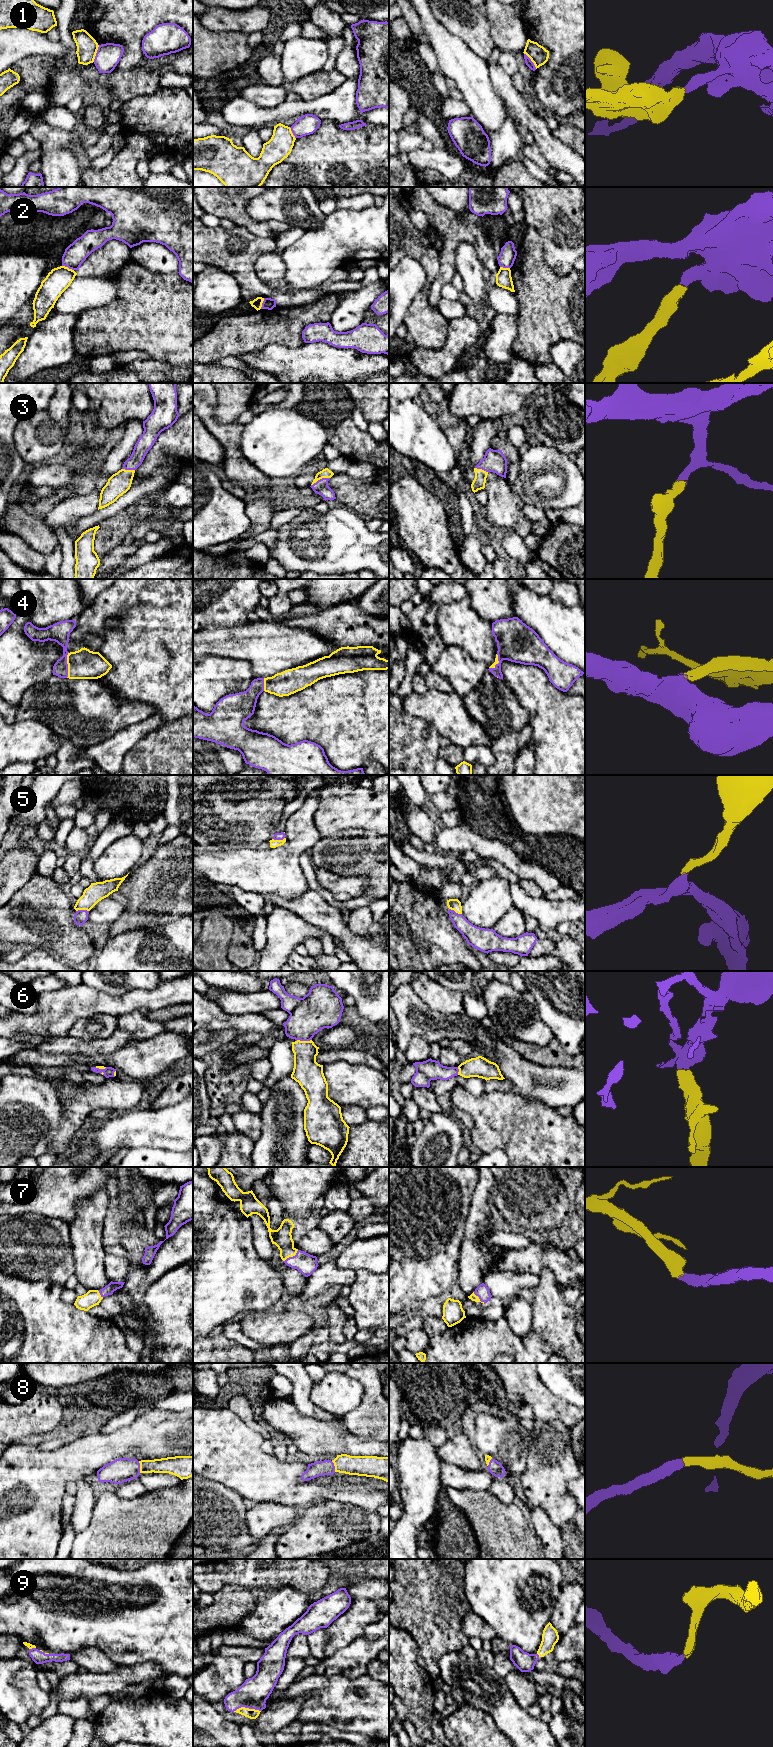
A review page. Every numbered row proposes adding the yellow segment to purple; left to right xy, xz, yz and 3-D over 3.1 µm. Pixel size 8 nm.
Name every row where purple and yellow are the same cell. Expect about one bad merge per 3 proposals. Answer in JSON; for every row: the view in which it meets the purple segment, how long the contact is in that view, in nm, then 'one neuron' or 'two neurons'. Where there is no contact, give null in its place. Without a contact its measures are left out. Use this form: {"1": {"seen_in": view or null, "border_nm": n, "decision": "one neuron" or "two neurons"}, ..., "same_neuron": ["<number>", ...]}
{"1": {"seen_in": "xy", "border_nm": 140, "decision": "two neurons"}, "2": {"seen_in": "xy", "border_nm": 100, "decision": "two neurons"}, "3": {"seen_in": "xz", "border_nm": 170, "decision": "one neuron"}, "4": {"seen_in": "xy", "border_nm": 200, "decision": "one neuron"}, "5": {"seen_in": "xy", "border_nm": 100, "decision": "one neuron"}, "6": {"seen_in": "xz", "border_nm": 130, "decision": "one neuron"}, "7": {"seen_in": "xz", "border_nm": 150, "decision": "one neuron"}, "8": {"seen_in": "xy", "border_nm": 100, "decision": "one neuron"}, "9": {"seen_in": "xz", "border_nm": 220, "decision": "one neuron"}, "same_neuron": ["3", "4", "5", "6", "7", "8", "9"]}

